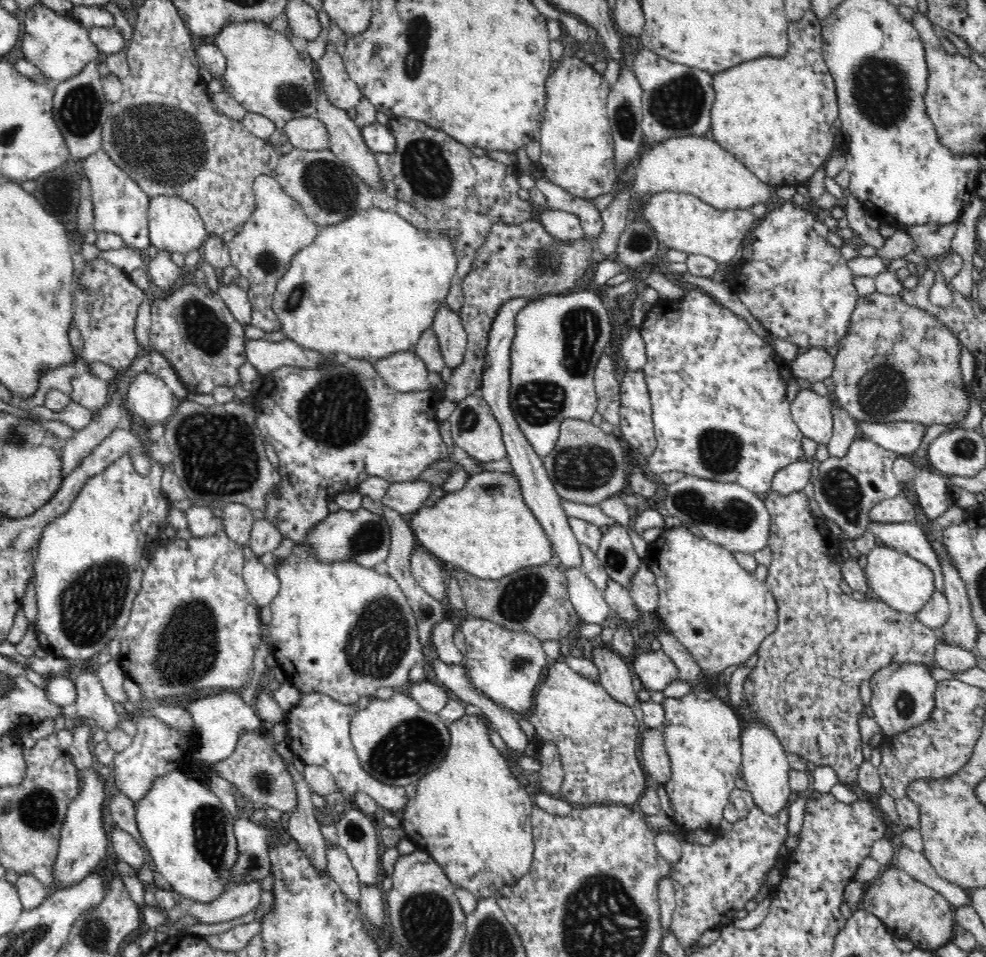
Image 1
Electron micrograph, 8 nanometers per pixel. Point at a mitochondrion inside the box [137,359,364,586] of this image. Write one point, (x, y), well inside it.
(218, 455)

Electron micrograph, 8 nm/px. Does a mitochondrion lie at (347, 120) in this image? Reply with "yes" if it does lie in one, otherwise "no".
no

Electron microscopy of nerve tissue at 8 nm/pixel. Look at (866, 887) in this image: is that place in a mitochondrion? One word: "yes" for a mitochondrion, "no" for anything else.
no

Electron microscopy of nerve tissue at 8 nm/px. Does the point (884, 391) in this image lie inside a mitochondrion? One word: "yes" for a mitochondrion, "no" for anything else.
yes

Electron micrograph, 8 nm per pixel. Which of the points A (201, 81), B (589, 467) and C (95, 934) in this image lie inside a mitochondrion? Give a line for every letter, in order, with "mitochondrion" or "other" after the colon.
A: other
B: mitochondrion
C: mitochondrion

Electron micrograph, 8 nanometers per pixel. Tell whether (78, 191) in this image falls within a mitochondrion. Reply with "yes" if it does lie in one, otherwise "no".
no

